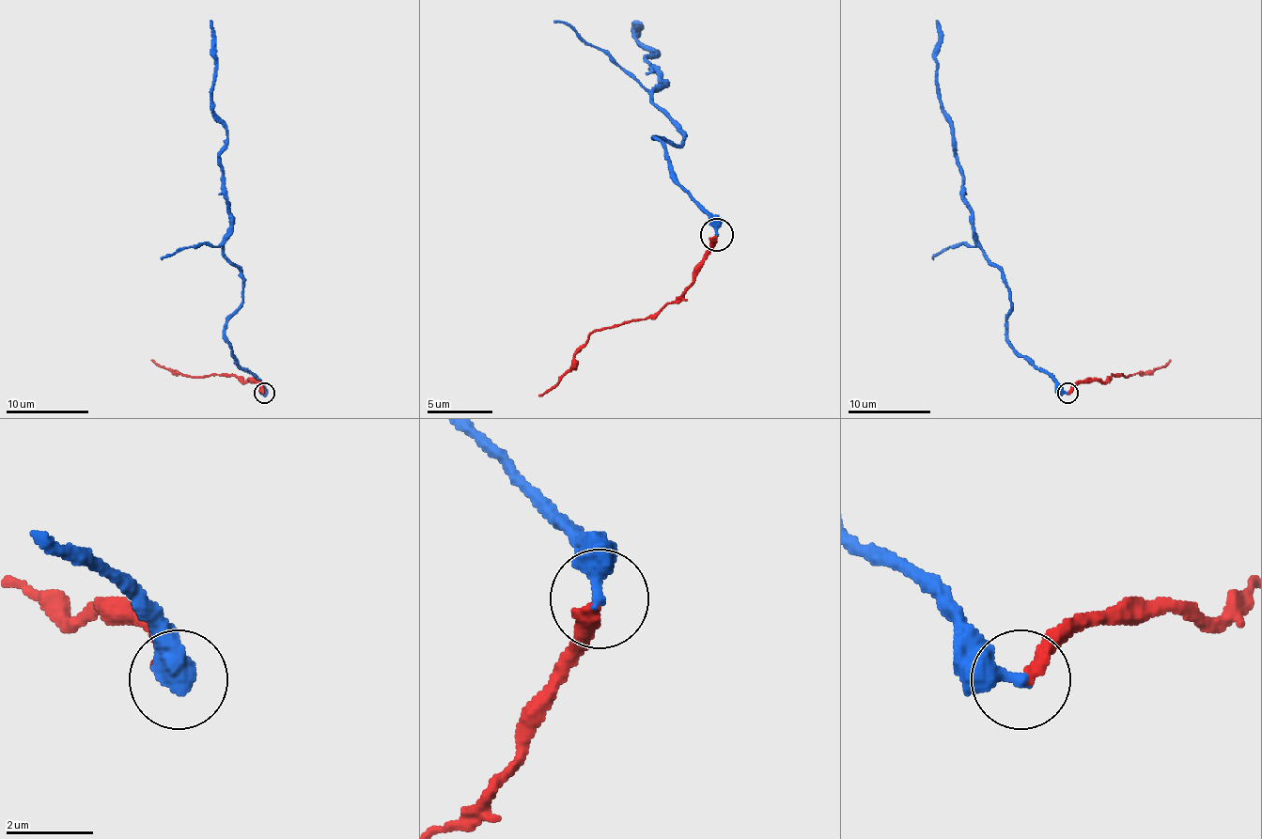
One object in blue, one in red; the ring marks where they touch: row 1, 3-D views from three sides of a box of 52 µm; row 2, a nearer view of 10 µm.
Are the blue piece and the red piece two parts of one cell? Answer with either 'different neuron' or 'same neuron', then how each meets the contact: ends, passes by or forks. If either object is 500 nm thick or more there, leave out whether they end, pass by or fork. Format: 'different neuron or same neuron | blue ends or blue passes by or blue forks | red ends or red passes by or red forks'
different neuron | blue ends | red ends

